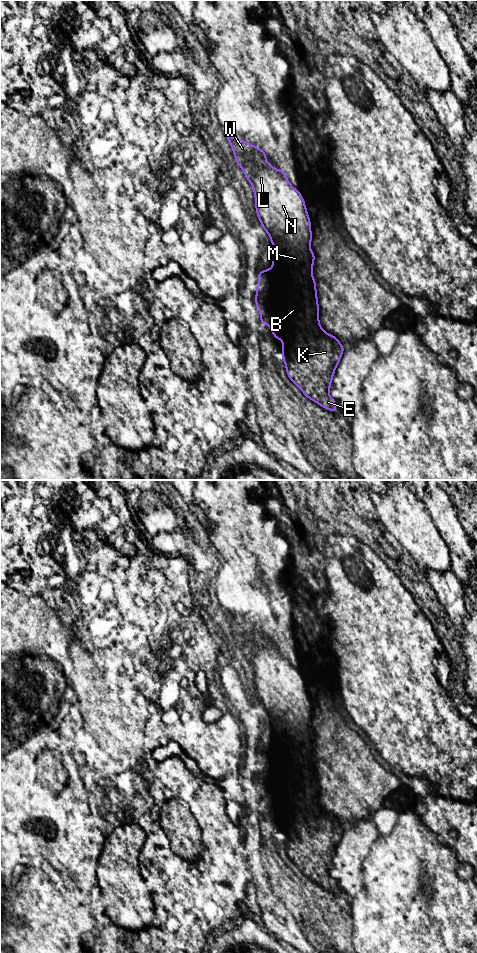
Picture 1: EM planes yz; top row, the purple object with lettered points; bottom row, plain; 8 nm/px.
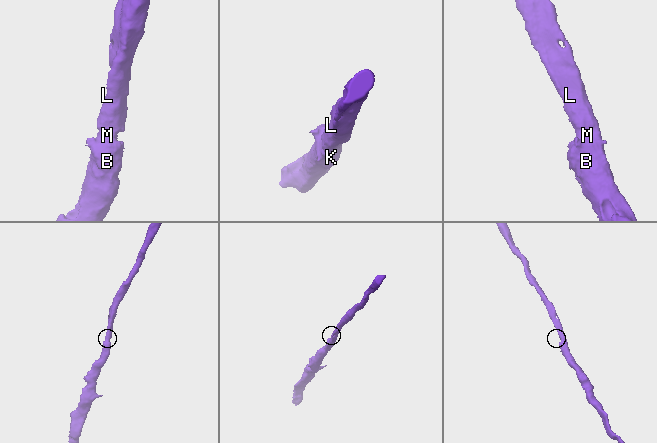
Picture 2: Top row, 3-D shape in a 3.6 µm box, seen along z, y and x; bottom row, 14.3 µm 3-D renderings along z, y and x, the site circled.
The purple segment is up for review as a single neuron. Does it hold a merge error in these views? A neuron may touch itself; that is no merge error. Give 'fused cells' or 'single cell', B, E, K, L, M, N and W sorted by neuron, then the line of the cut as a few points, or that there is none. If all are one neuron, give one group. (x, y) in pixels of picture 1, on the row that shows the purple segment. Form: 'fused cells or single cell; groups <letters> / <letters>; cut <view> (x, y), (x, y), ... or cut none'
single cell; groups B E K L M N W; cut none

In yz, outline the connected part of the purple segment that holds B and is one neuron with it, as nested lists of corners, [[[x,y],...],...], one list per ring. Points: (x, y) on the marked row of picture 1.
[[[226,134],[226,137],[228,139],[229,144],[232,147],[233,154],[236,160],[236,163],[241,167],[246,179],[250,182],[253,191],[254,191],[254,196],[255,196],[255,208],[256,208],[256,213],[257,217],[261,222],[262,229],[265,230],[270,238],[271,244],[274,245],[276,248],[273,250],[273,260],[272,260],[272,268],[271,269],[265,269],[263,271],[260,271],[258,273],[258,287],[256,290],[256,295],[255,295],[255,303],[256,303],[256,308],[260,312],[260,322],[261,326],[268,323],[269,324],[269,330],[273,332],[273,337],[275,339],[281,339],[282,340],[282,360],[285,363],[285,368],[287,375],[289,379],[304,393],[304,395],[309,398],[310,400],[316,402],[319,404],[321,407],[324,409],[330,410],[332,412],[338,412],[336,408],[336,402],[335,400],[329,395],[329,389],[331,387],[332,379],[335,373],[335,369],[337,365],[340,362],[341,356],[343,352],[345,351],[343,345],[340,343],[340,341],[331,334],[328,334],[325,332],[319,321],[319,304],[318,304],[318,297],[317,297],[317,289],[316,289],[316,281],[313,274],[313,263],[315,261],[315,254],[314,252],[310,249],[311,246],[311,241],[312,241],[312,232],[311,232],[311,222],[310,222],[310,217],[308,215],[305,201],[303,196],[300,194],[300,191],[295,189],[289,182],[285,171],[282,171],[281,169],[275,169],[270,163],[267,163],[267,155],[266,153],[258,148],[255,145],[251,145],[250,143],[243,141],[240,138],[236,138],[230,135]]]

